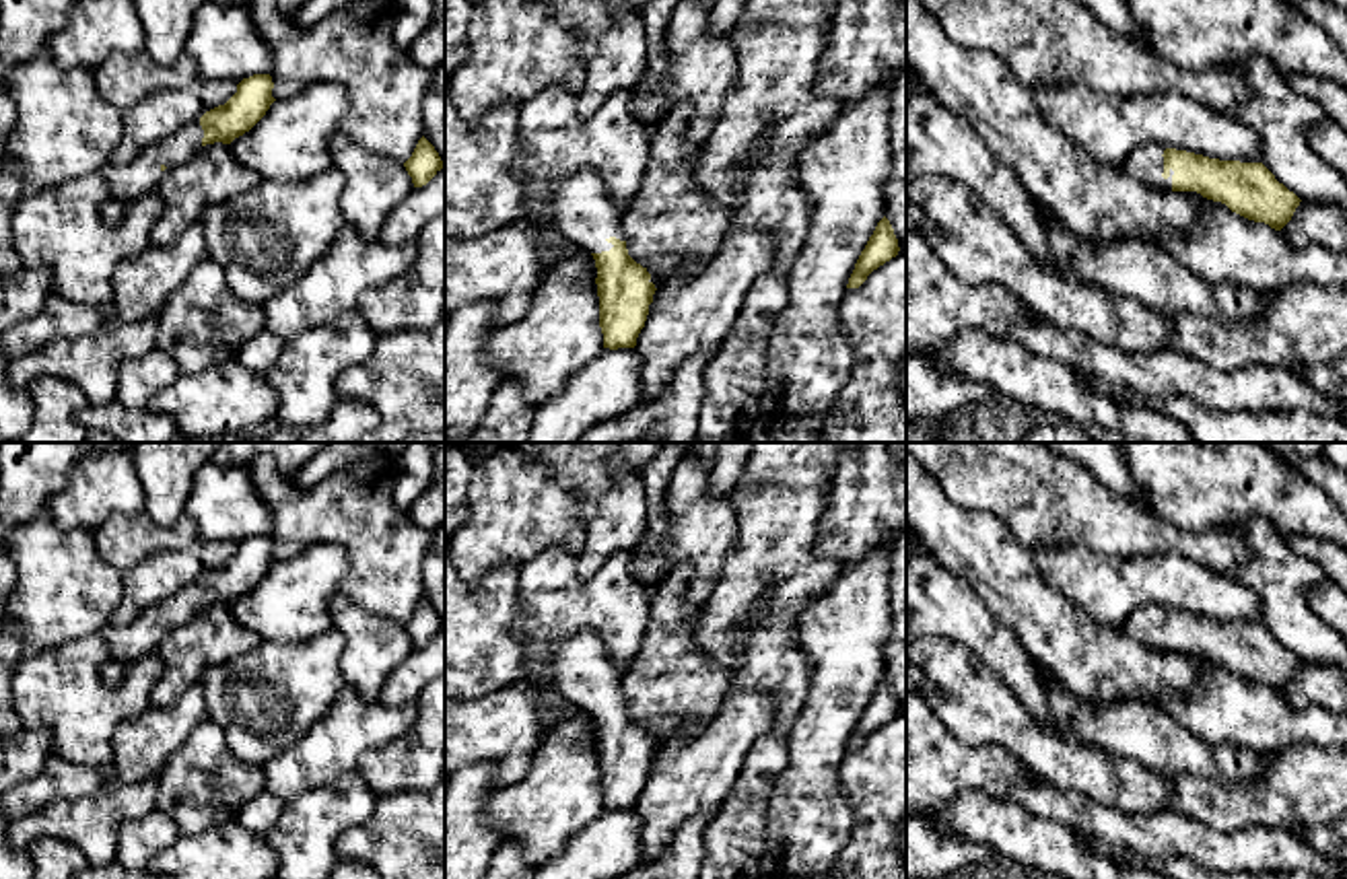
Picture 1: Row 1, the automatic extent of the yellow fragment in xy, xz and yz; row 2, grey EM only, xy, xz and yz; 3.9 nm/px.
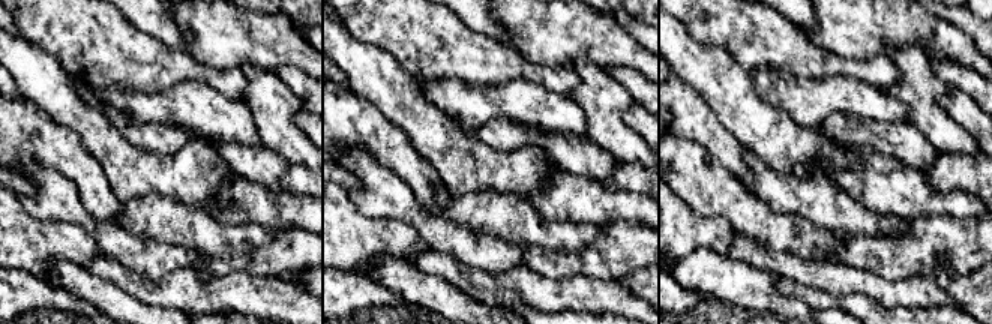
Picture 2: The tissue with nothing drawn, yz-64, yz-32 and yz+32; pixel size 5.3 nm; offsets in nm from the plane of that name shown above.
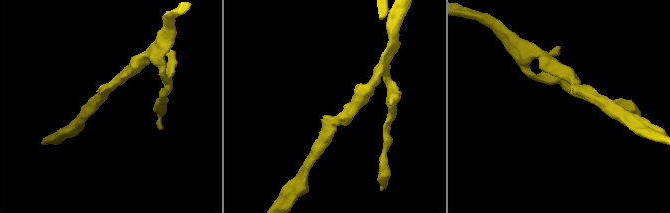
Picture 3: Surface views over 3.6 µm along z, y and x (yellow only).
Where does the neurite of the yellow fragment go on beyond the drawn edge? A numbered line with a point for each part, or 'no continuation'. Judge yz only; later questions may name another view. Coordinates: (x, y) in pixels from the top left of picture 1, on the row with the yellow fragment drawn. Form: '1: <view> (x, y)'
1: yz (1146, 163)

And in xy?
1: xy (126, 182)

